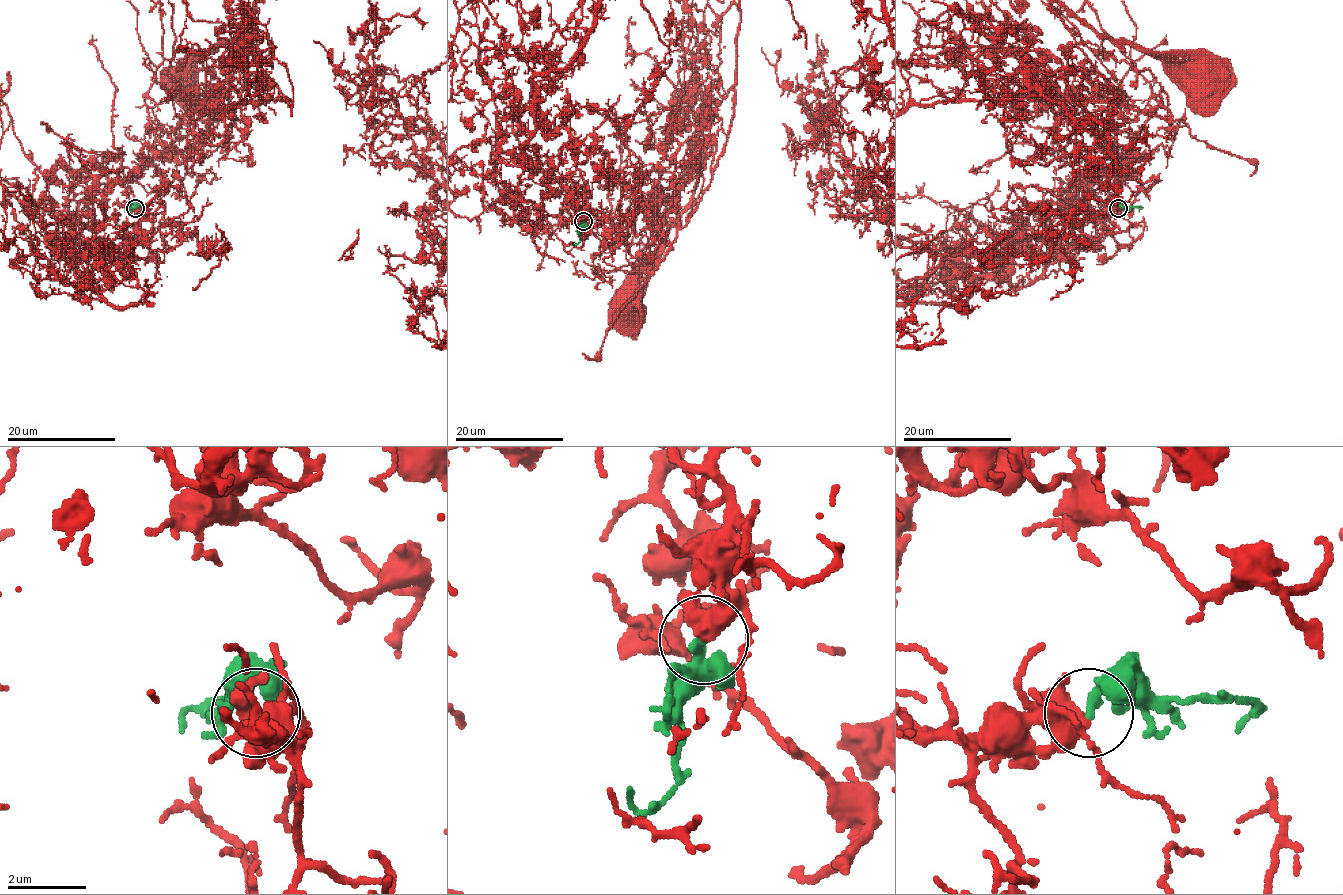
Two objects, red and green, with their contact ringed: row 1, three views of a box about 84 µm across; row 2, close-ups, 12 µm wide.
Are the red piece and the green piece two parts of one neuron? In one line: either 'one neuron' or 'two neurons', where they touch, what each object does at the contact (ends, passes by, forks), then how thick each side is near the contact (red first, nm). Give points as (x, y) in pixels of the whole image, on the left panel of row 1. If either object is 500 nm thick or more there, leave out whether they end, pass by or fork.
one neuron | (135, 208) | red forks | green ends | 380/260 nm

